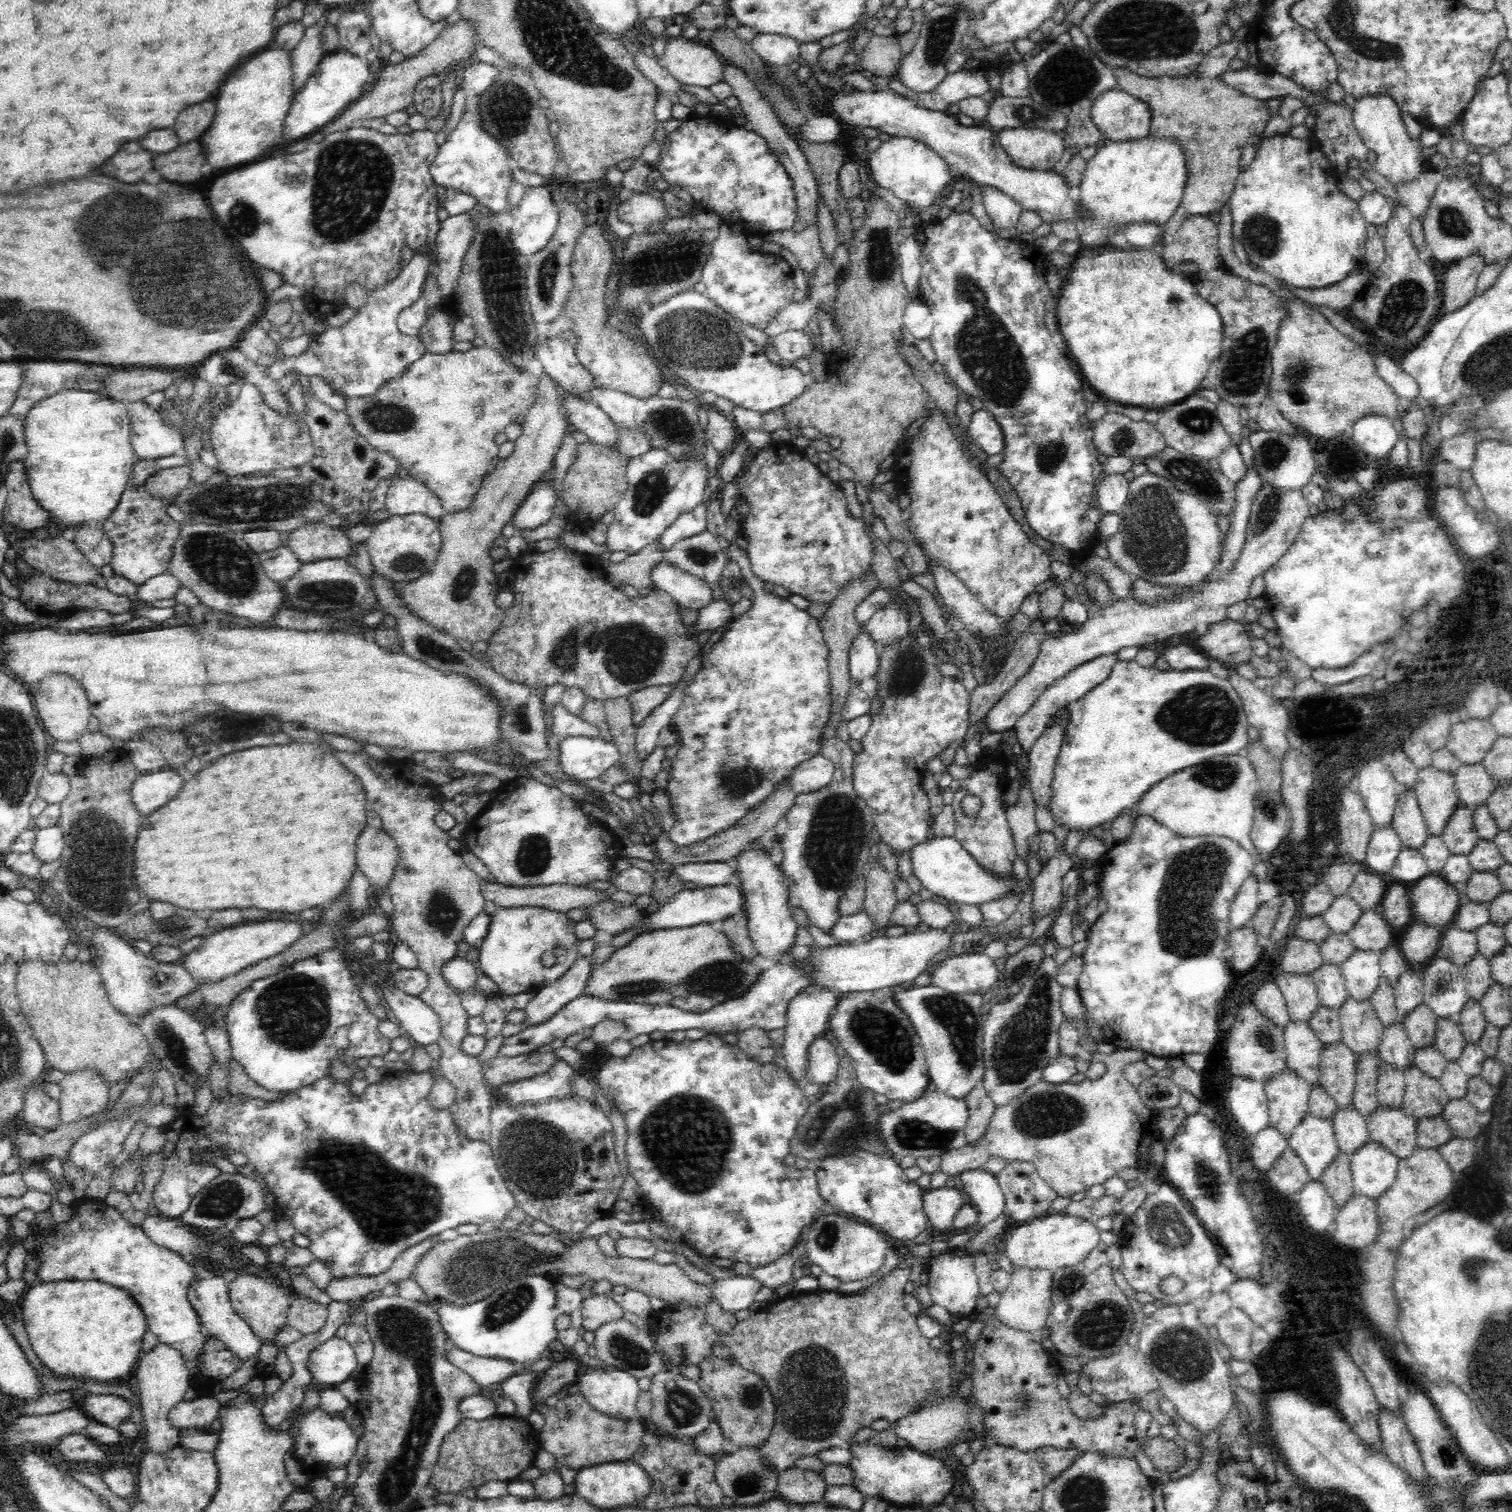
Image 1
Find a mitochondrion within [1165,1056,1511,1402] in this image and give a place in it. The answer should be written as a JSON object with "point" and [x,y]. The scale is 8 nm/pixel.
{"point":[1475,1269]}

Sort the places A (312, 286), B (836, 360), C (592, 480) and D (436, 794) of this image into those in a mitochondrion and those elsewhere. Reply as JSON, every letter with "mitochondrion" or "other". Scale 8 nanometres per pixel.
{"A":"other","B":"other","C":"other","D":"other"}

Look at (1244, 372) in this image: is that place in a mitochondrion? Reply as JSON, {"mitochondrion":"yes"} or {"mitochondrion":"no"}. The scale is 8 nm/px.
{"mitochondrion":"yes"}

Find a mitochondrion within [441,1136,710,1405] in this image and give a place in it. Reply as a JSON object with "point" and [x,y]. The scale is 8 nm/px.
{"point":[510,1304]}

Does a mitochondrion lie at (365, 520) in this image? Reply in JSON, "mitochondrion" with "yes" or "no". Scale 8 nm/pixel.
{"mitochondrion":"no"}

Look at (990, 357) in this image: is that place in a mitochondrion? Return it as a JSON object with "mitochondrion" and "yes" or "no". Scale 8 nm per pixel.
{"mitochondrion":"yes"}

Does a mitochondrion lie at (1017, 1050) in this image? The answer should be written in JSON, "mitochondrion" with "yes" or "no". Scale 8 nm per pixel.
{"mitochondrion":"yes"}

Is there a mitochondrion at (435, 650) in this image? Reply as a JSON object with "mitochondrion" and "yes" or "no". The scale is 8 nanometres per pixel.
{"mitochondrion":"yes"}

